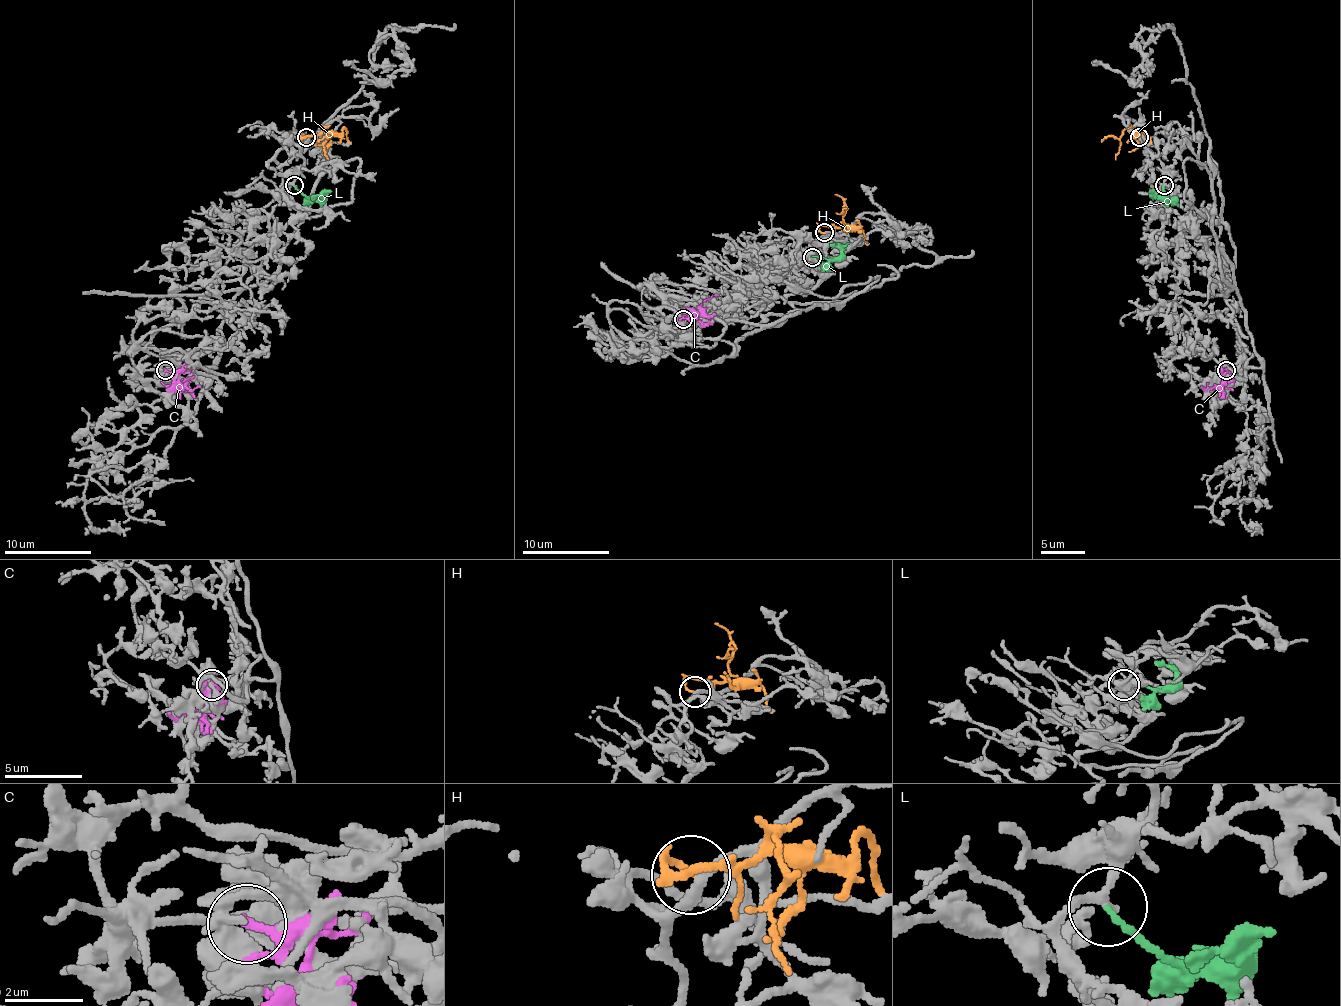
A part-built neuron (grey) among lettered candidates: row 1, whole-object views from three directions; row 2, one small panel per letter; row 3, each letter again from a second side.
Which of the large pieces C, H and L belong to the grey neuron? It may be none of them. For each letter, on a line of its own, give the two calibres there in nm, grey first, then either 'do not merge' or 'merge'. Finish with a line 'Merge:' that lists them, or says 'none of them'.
C: 360/240 nm | do not merge
H: 240/130 nm | do not merge
L: 190/170 nm | merge
Merge: L

